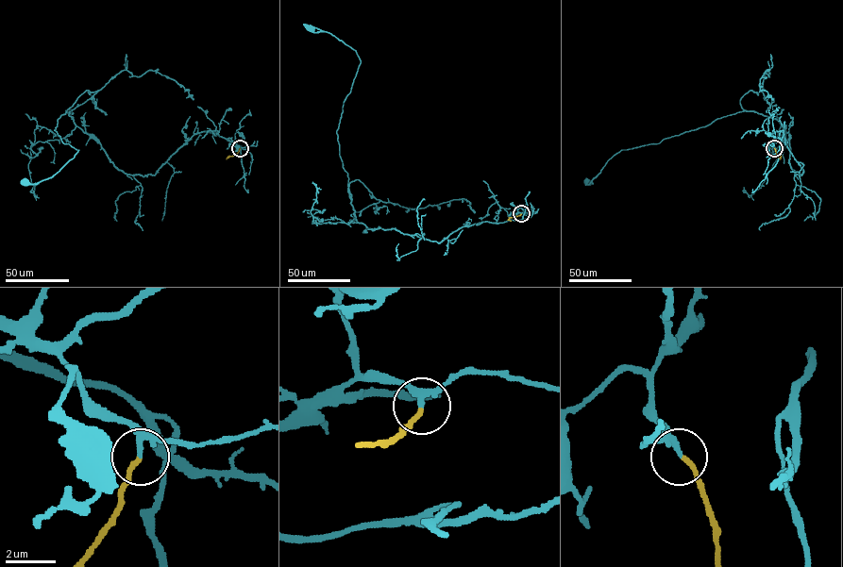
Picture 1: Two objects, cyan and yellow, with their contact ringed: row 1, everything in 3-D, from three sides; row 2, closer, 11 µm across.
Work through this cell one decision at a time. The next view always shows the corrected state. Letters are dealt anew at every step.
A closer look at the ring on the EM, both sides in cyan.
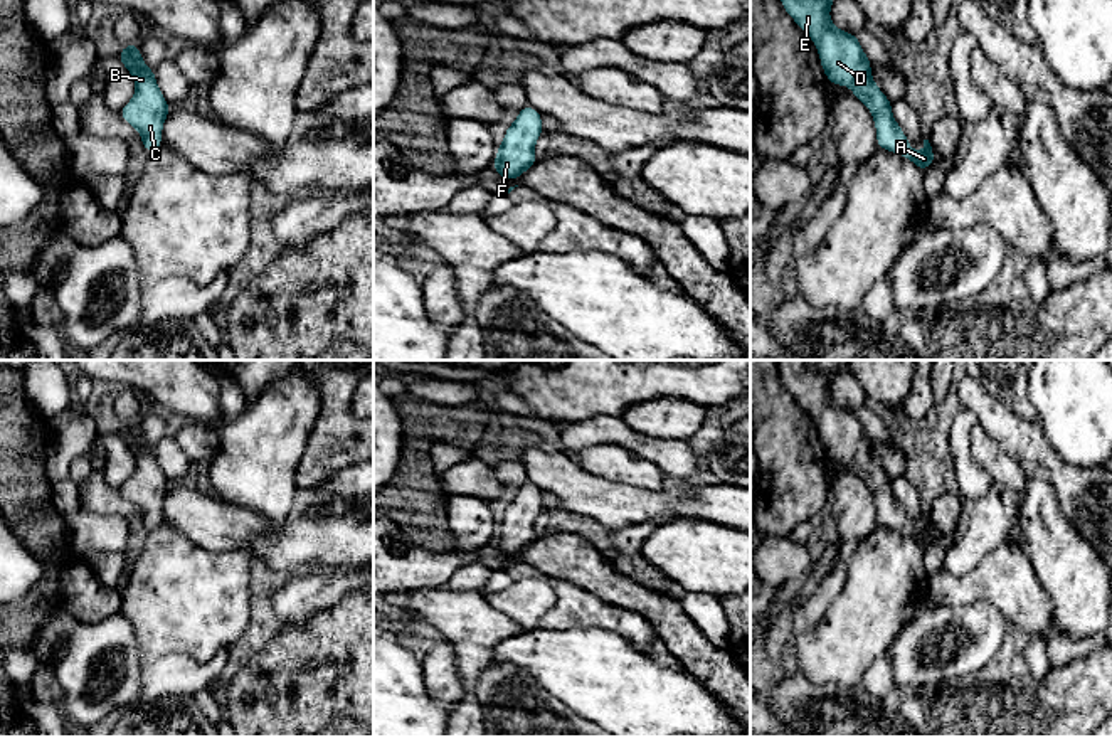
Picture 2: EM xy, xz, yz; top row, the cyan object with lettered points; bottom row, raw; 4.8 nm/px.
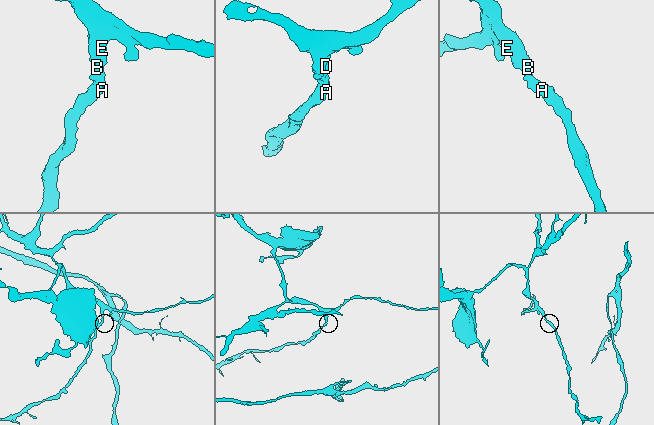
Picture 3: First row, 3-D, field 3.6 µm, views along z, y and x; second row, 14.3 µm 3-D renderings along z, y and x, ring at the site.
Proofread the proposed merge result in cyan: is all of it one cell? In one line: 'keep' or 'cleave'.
keep

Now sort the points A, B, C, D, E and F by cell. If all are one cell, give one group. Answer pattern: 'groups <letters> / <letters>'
groups A B C D E F

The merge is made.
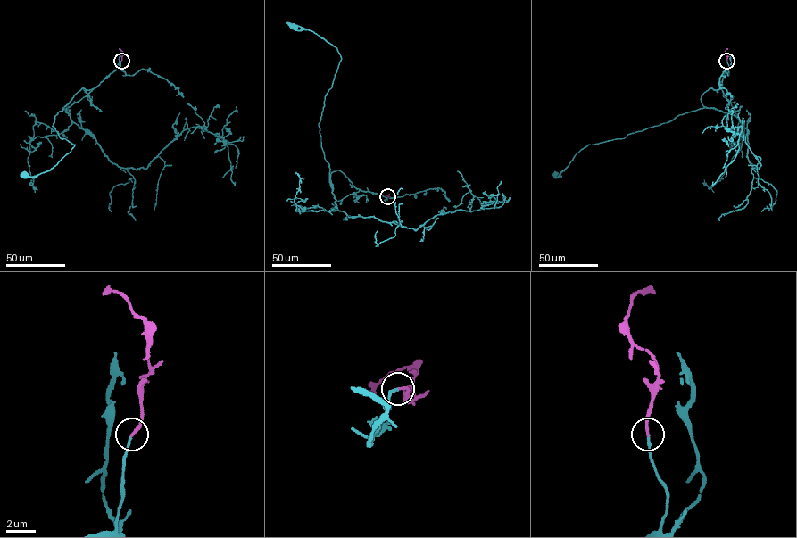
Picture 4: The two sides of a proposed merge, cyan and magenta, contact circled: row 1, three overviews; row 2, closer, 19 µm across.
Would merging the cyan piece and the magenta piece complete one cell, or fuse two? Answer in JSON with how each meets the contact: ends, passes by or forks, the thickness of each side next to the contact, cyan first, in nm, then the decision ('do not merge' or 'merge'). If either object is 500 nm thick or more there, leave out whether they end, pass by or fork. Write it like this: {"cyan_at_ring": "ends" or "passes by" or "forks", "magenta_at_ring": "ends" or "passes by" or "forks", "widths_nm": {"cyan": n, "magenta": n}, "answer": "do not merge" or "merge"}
{"cyan_at_ring": "ends", "magenta_at_ring": "ends", "widths_nm": {"cyan": 140, "magenta": 180}, "answer": "merge"}

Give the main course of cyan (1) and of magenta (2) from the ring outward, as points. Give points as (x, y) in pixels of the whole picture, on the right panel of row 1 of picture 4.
1: (727, 61), (722, 86), (701, 98), (704, 107), (719, 111), (700, 108), (623, 138), (588, 144), (557, 175)
2: (726, 61), (727, 49)

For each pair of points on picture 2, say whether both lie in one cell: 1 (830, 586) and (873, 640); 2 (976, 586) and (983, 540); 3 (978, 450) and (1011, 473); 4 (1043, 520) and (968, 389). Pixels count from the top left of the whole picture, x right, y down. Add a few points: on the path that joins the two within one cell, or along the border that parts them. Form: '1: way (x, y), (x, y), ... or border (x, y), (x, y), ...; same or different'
1: border (847, 556), (845, 584), (826, 613), (813, 626); different
2: border (1006, 540), (964, 574), (953, 576), (942, 569); different
3: way (986, 453), (1003, 468); same
4: border (1028, 477), (1045, 480), (1053, 488), (1059, 503); different

